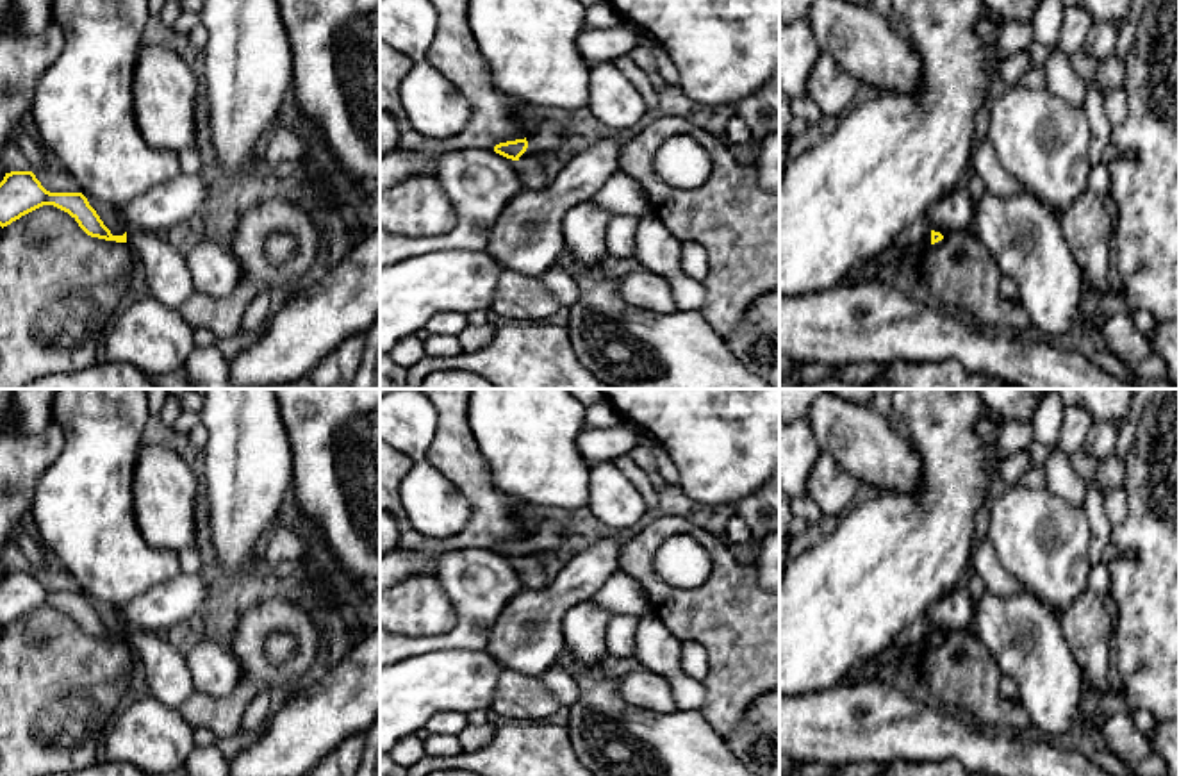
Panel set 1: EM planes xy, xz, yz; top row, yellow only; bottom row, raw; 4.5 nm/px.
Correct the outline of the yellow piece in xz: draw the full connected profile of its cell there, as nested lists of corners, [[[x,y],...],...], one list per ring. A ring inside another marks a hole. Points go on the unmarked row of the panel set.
[[[542,519],[533,533],[524,539],[499,542],[494,546],[494,551],[512,560],[519,560],[528,548],[535,553],[558,551],[580,530],[581,526],[578,523]]]

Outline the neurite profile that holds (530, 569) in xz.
[[[526,548],[526,551],[515,560],[515,571],[526,590],[537,590],[548,585],[540,553],[535,553],[530,548]]]

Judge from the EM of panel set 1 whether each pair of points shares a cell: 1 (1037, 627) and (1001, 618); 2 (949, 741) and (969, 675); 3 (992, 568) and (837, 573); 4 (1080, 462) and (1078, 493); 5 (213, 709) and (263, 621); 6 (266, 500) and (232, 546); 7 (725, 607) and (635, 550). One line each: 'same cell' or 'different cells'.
1: same cell
2: different cells
3: different cells
4: different cells
5: same cell
6: same cell
7: same cell

